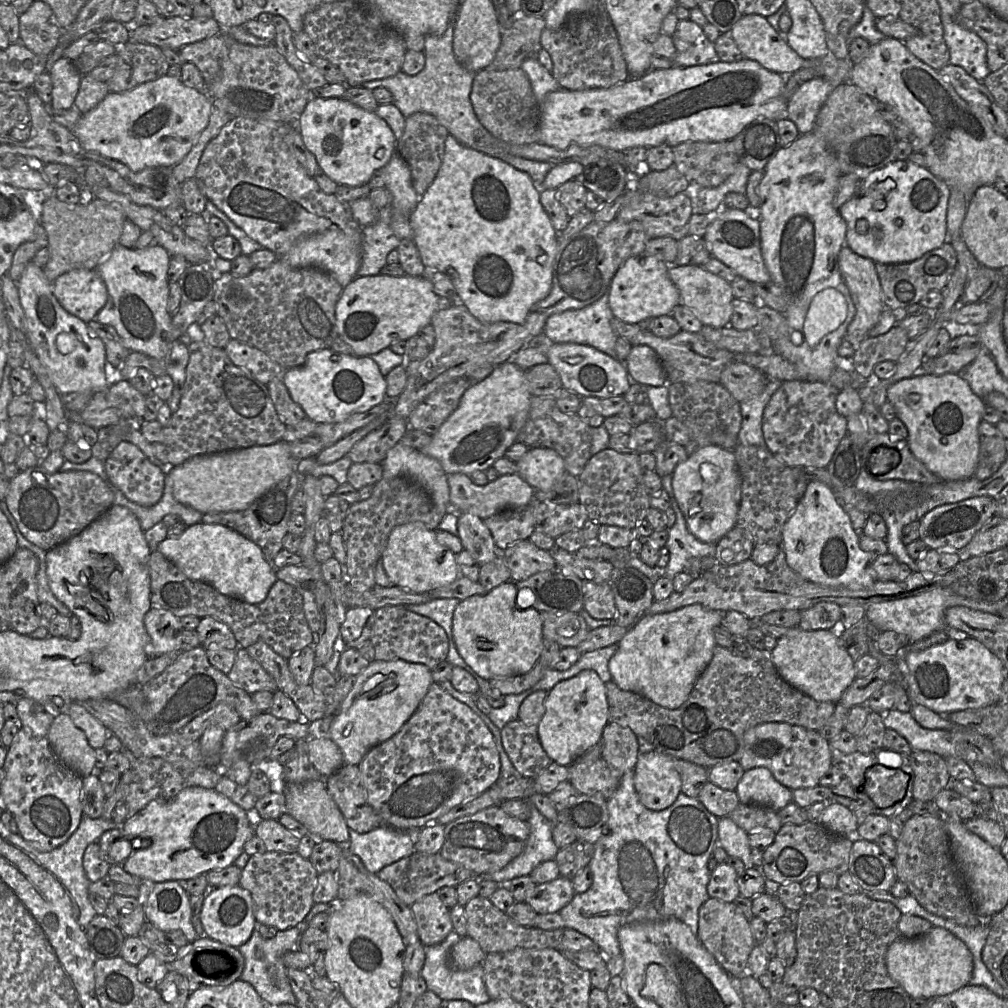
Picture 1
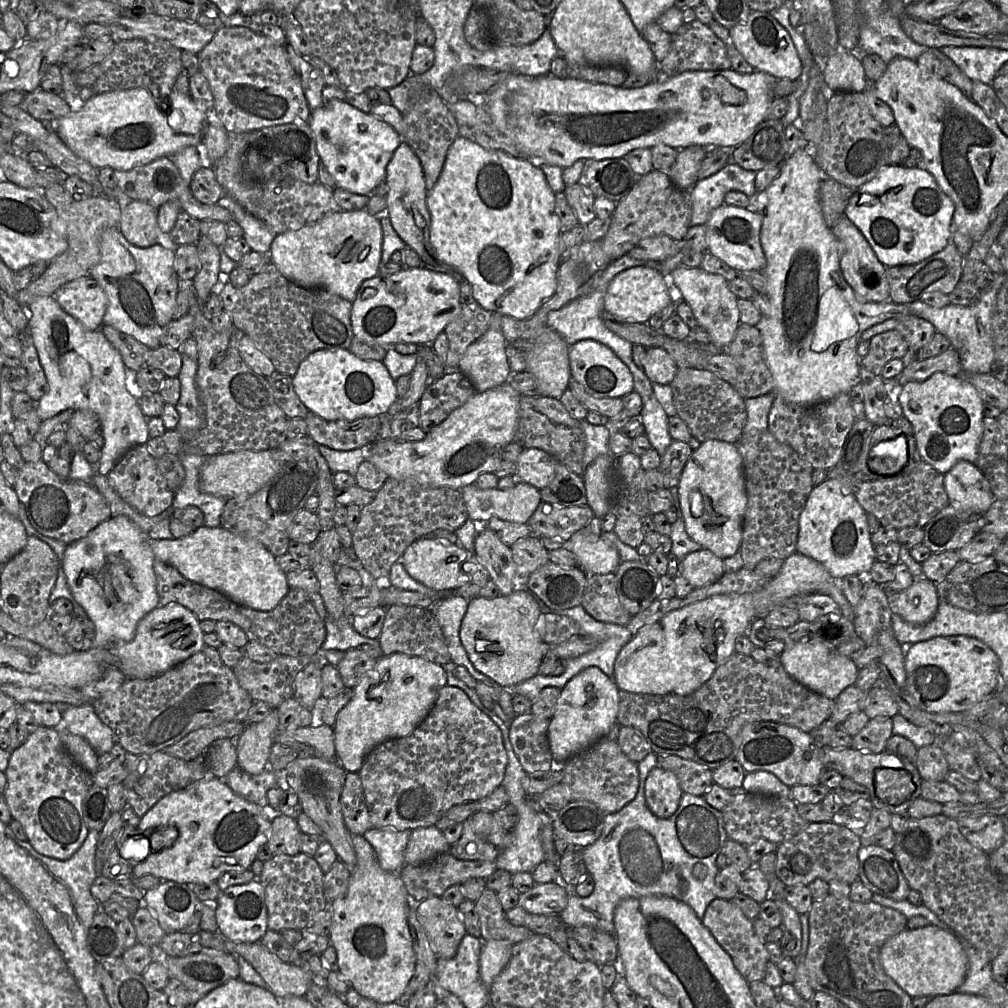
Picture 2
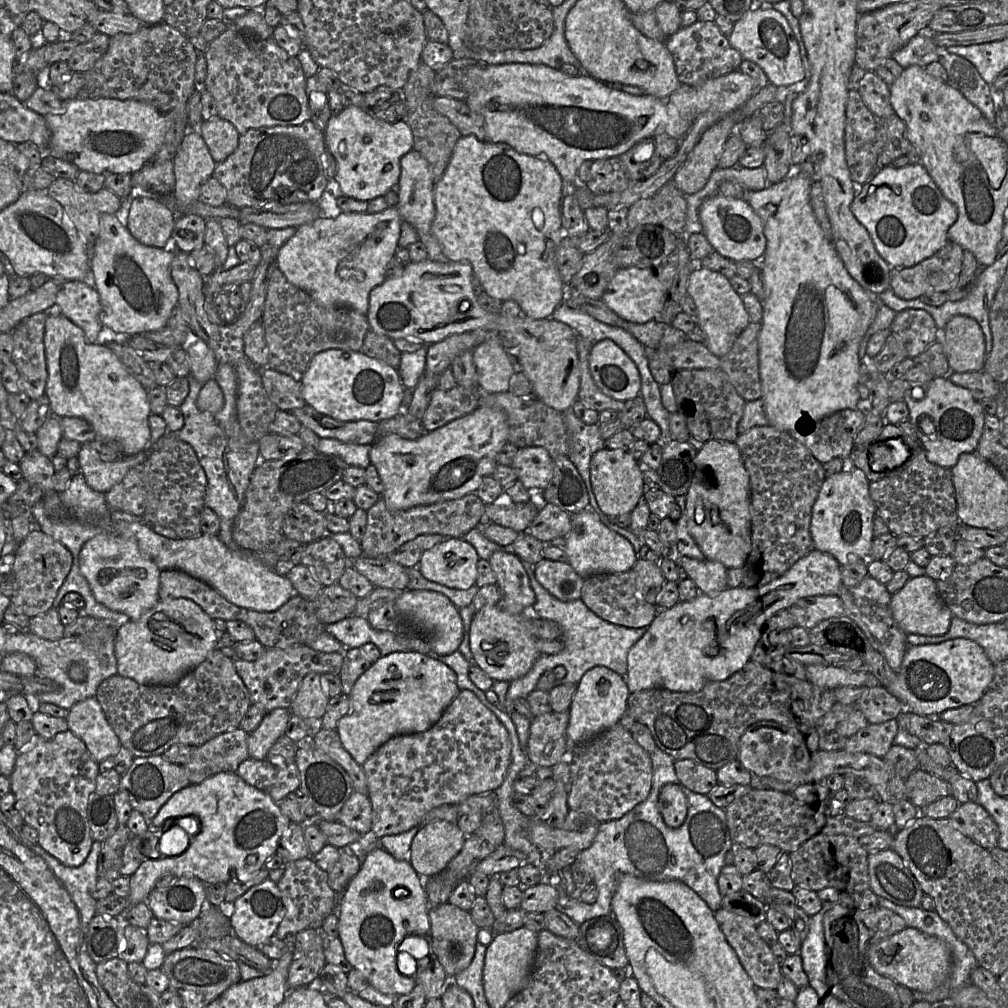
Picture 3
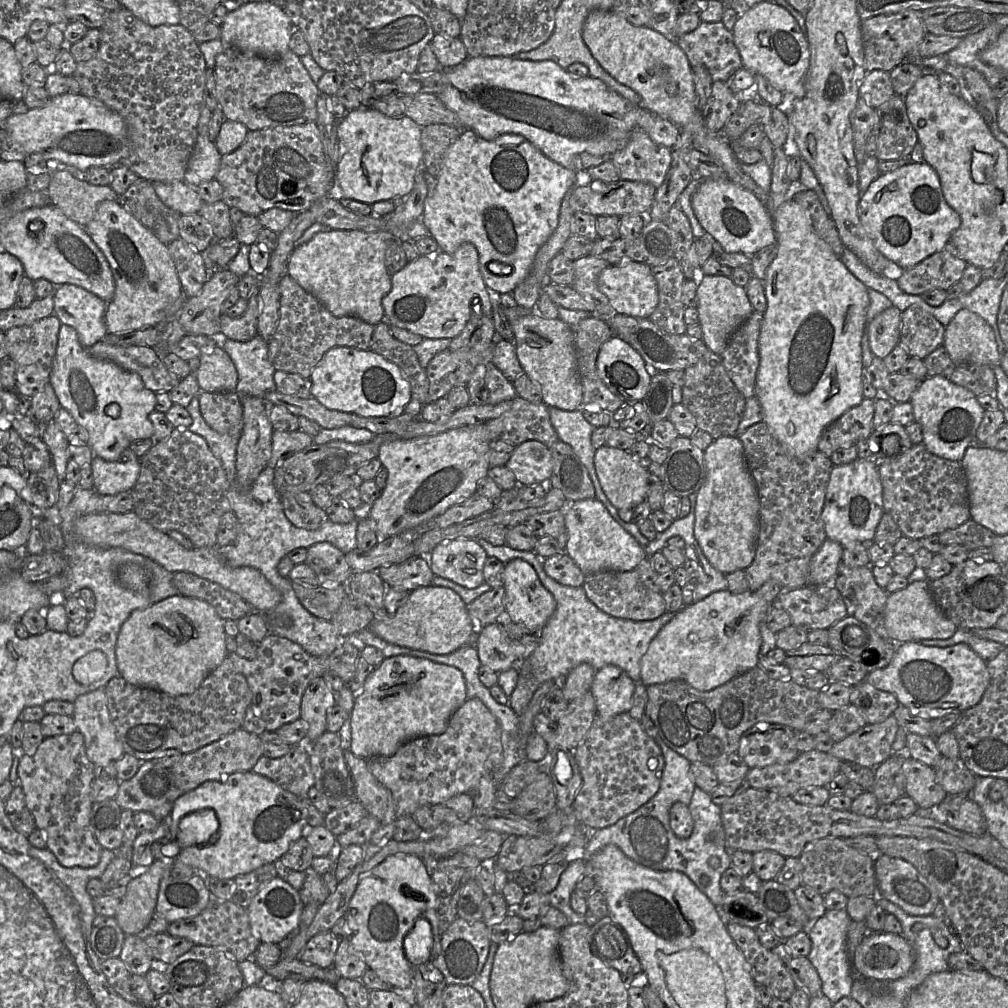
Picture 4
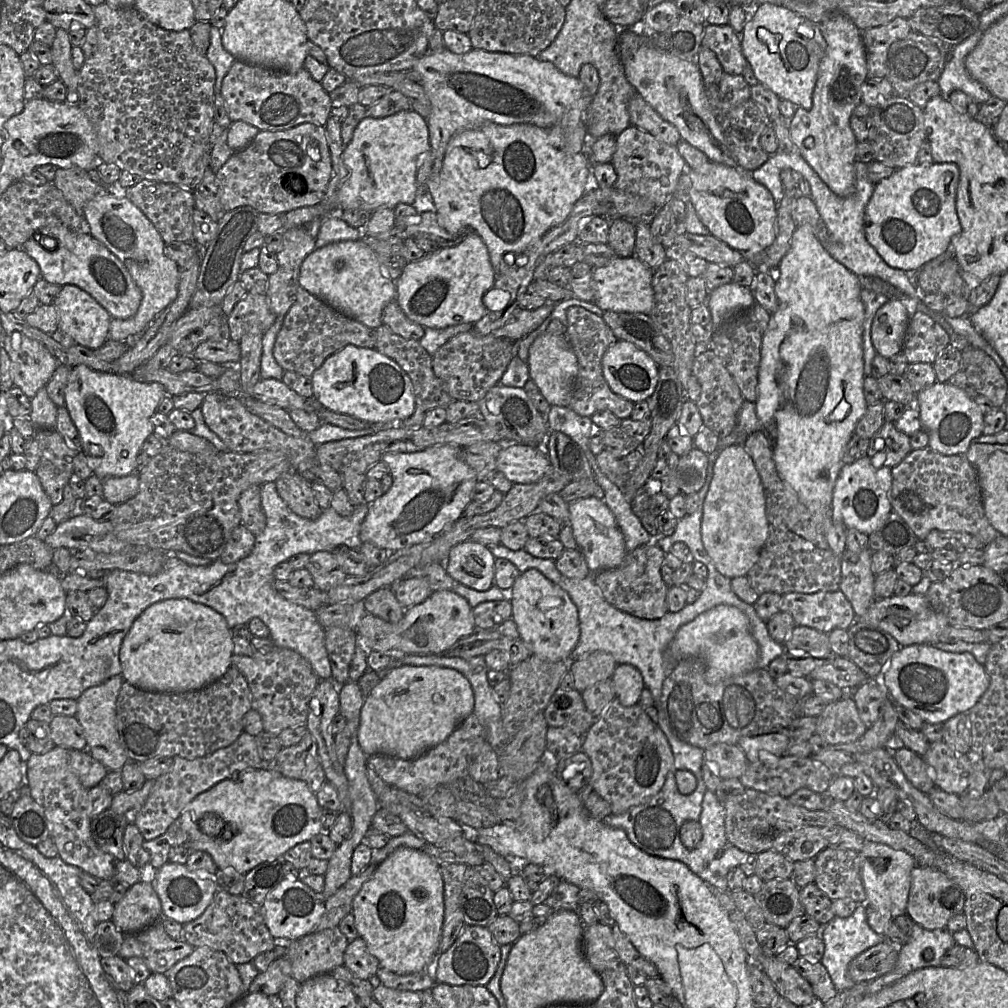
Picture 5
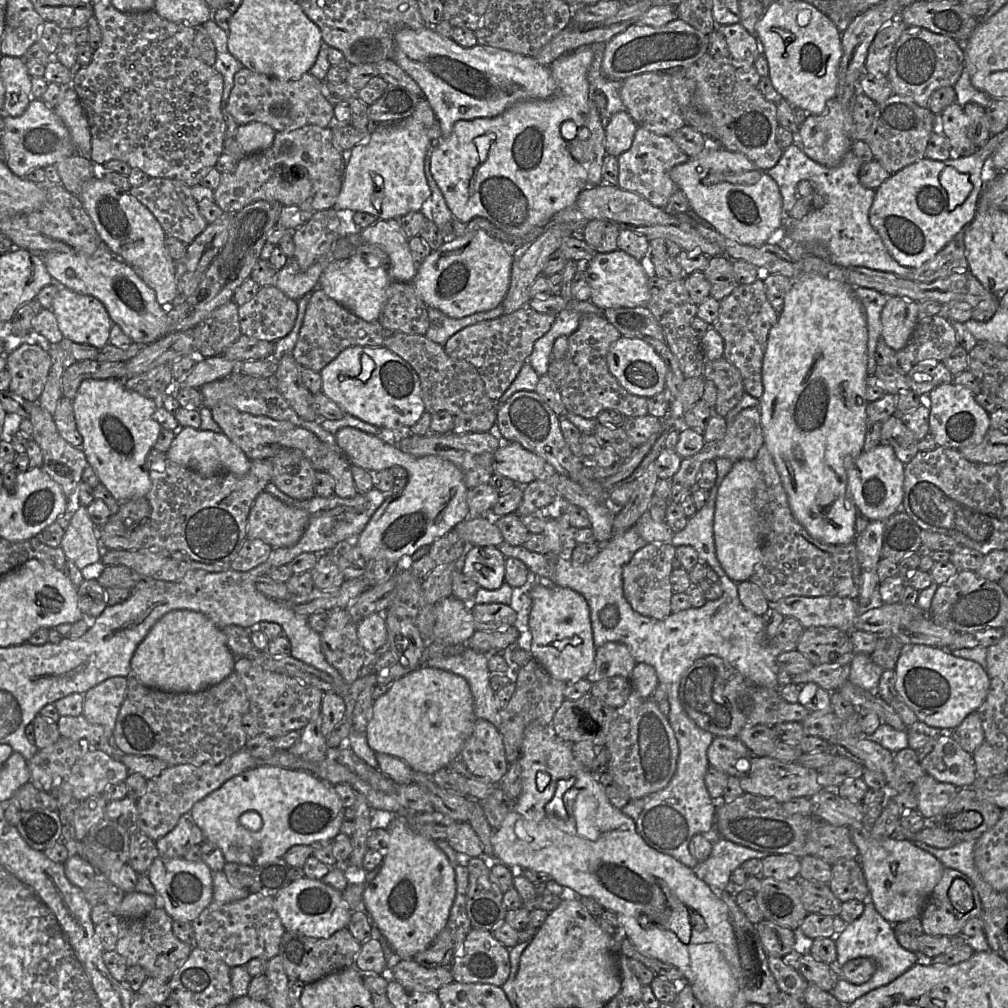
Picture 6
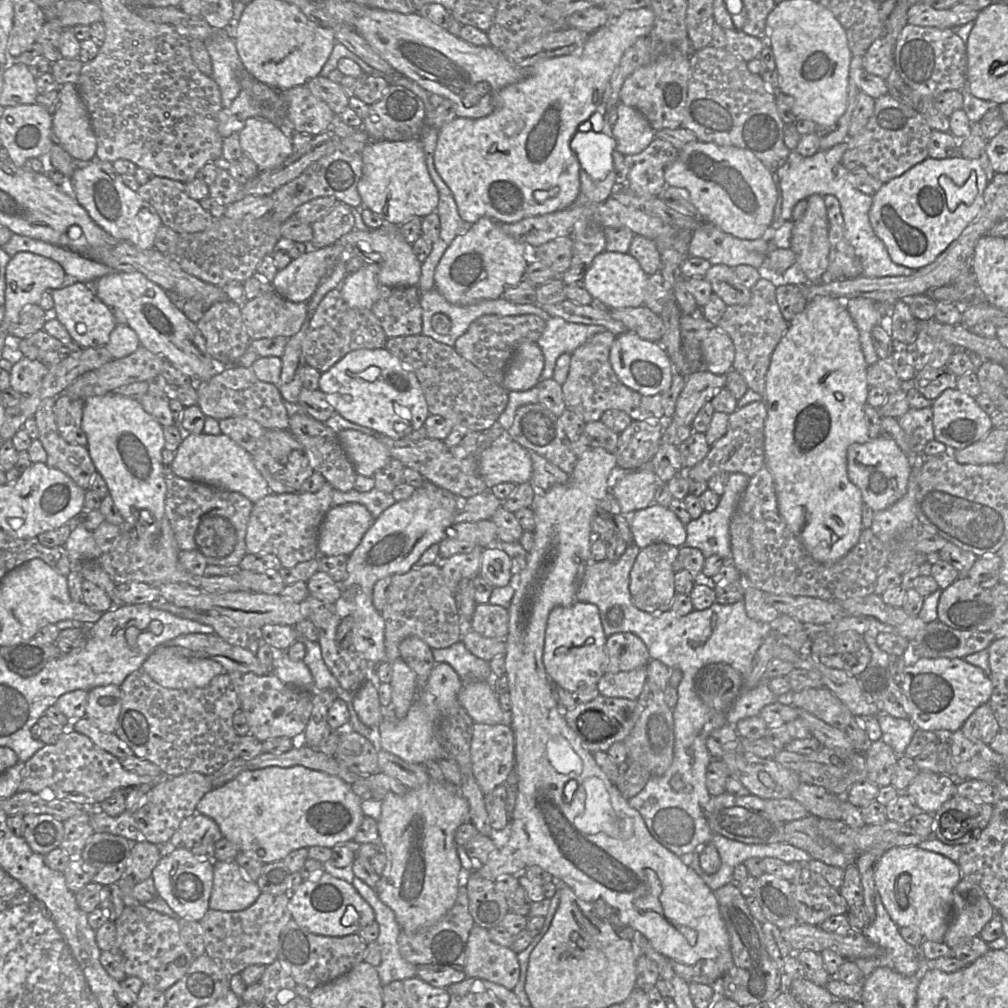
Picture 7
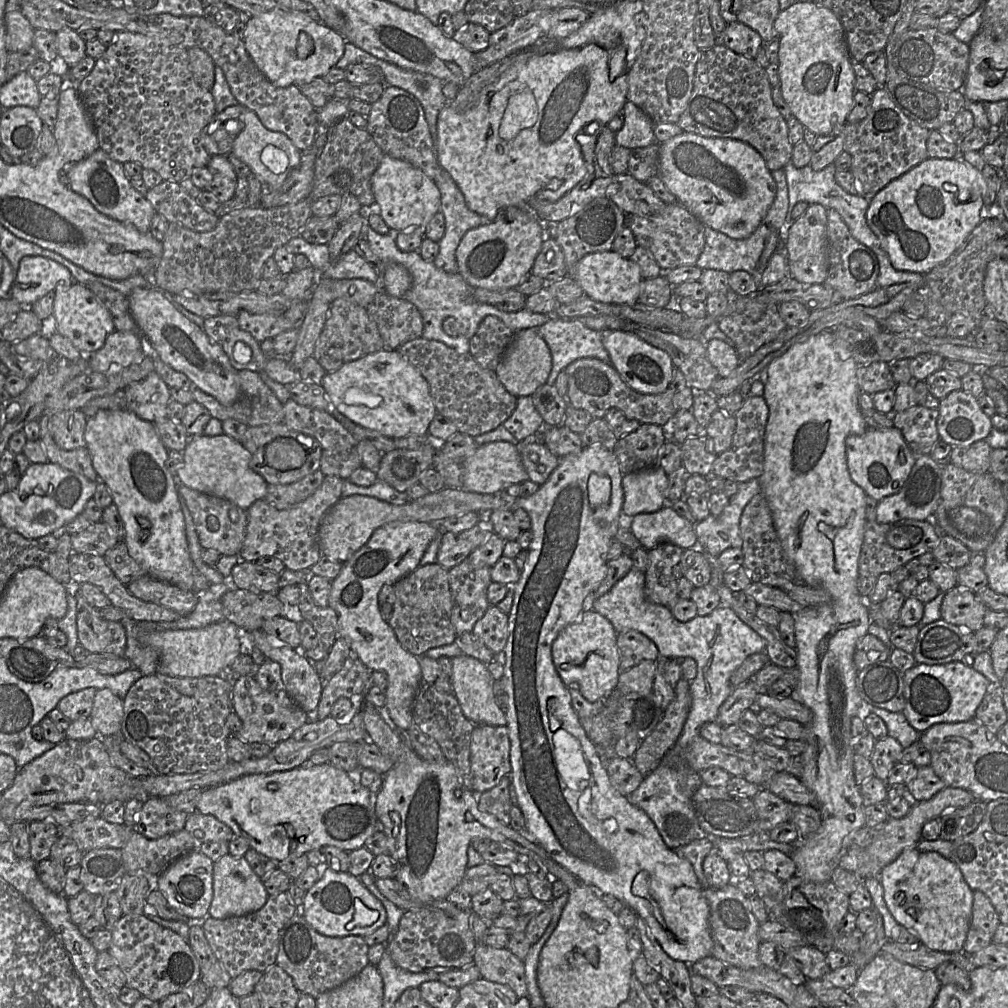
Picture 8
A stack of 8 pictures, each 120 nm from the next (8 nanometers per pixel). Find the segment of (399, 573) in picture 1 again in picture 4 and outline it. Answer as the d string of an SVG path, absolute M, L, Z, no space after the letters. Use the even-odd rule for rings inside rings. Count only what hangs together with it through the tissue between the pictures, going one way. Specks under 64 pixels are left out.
M458 538L440 543L427 558L435 576L450 580L468 589L474 589L484 583L483 567L487 557L477 539Z

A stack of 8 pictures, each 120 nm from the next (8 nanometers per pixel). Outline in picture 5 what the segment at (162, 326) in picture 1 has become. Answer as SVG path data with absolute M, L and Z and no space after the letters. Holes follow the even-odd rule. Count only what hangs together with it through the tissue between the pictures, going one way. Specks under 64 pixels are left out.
M120 190L106 192L90 200L83 209L90 235L100 241L124 265L140 289L142 299L135 315L127 319L112 318L108 339L132 341L177 297L179 267L165 252L165 242L153 223Z

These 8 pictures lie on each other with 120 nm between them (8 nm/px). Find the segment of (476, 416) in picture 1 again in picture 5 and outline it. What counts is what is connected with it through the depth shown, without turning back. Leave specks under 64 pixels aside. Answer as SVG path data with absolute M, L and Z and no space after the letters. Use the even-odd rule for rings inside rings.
M444 444L438 446L432 446L417 452L401 453L401 452L387 452L380 460L383 460L390 468L392 476L392 485L390 489L383 493L379 498L369 504L369 511L362 523L360 530L361 543L370 542L379 548L387 551L397 551L403 548L410 547L415 544L430 542L434 537L438 536L449 528L452 524L458 521L462 516L467 505L472 501L472 491L478 482L476 472L463 460L463 448L452 445Z

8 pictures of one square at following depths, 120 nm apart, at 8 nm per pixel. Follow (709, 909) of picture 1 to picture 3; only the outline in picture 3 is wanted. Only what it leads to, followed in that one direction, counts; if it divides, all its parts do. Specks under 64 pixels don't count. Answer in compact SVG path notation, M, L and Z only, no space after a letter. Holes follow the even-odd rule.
M722 907L714 912L714 916L755 987L776 990L783 978L781 964L777 962L770 946L759 936L757 926L746 918Z

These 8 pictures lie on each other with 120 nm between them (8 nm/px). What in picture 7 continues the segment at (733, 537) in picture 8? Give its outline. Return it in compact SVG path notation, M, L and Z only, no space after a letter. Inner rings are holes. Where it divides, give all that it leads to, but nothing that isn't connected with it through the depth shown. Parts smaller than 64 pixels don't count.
M739 472L729 474L718 506L713 511L704 511L699 518L686 524L684 545L699 549L704 558L716 554L724 558L724 565L732 564L729 527L749 479Z

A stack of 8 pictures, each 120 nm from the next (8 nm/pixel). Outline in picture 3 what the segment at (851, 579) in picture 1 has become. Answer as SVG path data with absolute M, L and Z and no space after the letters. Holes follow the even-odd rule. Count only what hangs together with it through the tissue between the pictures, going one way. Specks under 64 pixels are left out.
M858 468L832 474L824 480L812 507L810 534L814 549L833 555L841 566L853 564L859 559L868 563L876 515L869 483L865 473Z

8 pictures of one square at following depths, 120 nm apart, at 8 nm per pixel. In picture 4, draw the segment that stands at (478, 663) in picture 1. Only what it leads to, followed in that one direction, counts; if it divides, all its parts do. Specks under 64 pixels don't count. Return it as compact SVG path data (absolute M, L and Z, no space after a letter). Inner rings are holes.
M501 622L483 627L476 636L475 647L481 665L498 674L519 663L515 655L514 640L505 632Z

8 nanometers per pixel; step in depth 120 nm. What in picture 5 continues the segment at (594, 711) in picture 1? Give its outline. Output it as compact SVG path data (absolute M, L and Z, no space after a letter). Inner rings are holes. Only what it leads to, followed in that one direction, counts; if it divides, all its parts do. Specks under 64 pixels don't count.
M618 664L611 677L615 699L630 707L638 703L644 681L640 671L630 664Z

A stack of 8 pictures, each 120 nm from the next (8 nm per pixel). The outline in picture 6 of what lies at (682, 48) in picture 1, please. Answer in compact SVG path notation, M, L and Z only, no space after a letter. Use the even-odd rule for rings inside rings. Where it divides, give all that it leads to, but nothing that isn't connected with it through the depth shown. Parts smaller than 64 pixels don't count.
M740 23L720 25L716 29L725 37L736 68L754 66L754 60L759 55L755 36L750 35Z

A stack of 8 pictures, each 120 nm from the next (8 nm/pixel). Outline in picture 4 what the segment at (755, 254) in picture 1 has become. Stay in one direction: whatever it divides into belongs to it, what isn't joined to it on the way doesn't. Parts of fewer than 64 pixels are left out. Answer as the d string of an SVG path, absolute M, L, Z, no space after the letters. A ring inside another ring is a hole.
M729 179L703 180L692 197L693 212L702 228L729 253L755 253L776 245L773 220L768 208L751 192Z

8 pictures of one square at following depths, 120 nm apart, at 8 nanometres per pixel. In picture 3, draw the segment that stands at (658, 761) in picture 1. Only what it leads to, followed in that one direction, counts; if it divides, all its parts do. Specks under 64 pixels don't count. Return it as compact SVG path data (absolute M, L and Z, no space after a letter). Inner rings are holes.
M680 784L664 785L659 792L658 809L669 828L679 828L684 823L688 811L684 788Z

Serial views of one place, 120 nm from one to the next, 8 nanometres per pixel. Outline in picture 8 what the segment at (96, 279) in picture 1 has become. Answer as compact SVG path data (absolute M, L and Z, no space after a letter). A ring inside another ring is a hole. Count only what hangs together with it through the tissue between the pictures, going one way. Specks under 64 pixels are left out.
M60 281L54 290L54 305L53 305L53 320L47 322L51 324L52 331L61 334L71 341L73 346L79 350L81 355L92 354L101 349L105 343L105 340L109 334L115 331L112 318L101 303L101 301L87 288L86 285L76 283L71 285L69 281Z

